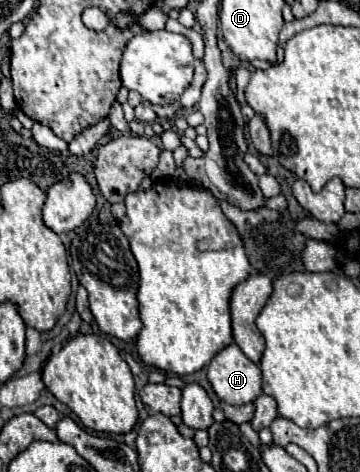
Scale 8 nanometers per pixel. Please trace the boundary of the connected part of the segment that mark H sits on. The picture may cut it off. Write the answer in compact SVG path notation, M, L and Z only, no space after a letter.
M228 344L226 348L222 348L212 362L208 364L208 380L212 384L212 390L216 392L216 396L228 404L246 404L246 402L254 402L260 394L262 394L262 372L260 368L248 360L244 356L244 352L238 348L238 344Z

